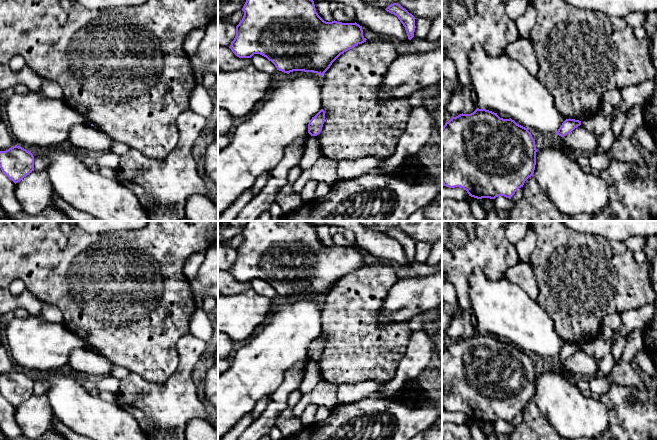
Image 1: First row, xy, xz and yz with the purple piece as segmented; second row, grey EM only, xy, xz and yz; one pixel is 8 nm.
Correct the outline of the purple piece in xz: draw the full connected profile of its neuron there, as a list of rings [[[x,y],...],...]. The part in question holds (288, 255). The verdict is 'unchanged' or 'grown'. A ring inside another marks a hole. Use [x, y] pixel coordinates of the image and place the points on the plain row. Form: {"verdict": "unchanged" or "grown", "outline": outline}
{"verdict": "unchanged", "outline": [[[248,221],[242,235],[244,240],[229,272],[239,282],[260,278],[287,298],[304,295],[323,300],[341,278],[367,264],[356,246],[324,245],[309,221]]]}

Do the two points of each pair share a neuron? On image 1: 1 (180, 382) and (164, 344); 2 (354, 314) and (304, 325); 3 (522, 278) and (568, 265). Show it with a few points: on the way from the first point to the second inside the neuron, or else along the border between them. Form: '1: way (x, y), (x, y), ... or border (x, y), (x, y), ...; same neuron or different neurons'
1: border (177, 347), (176, 370), (167, 379), (155, 383); different neurons
2: border (323, 300), (321, 332); different neurons
3: border (528, 263), (532, 268), (538, 288), (537, 298); different neurons

